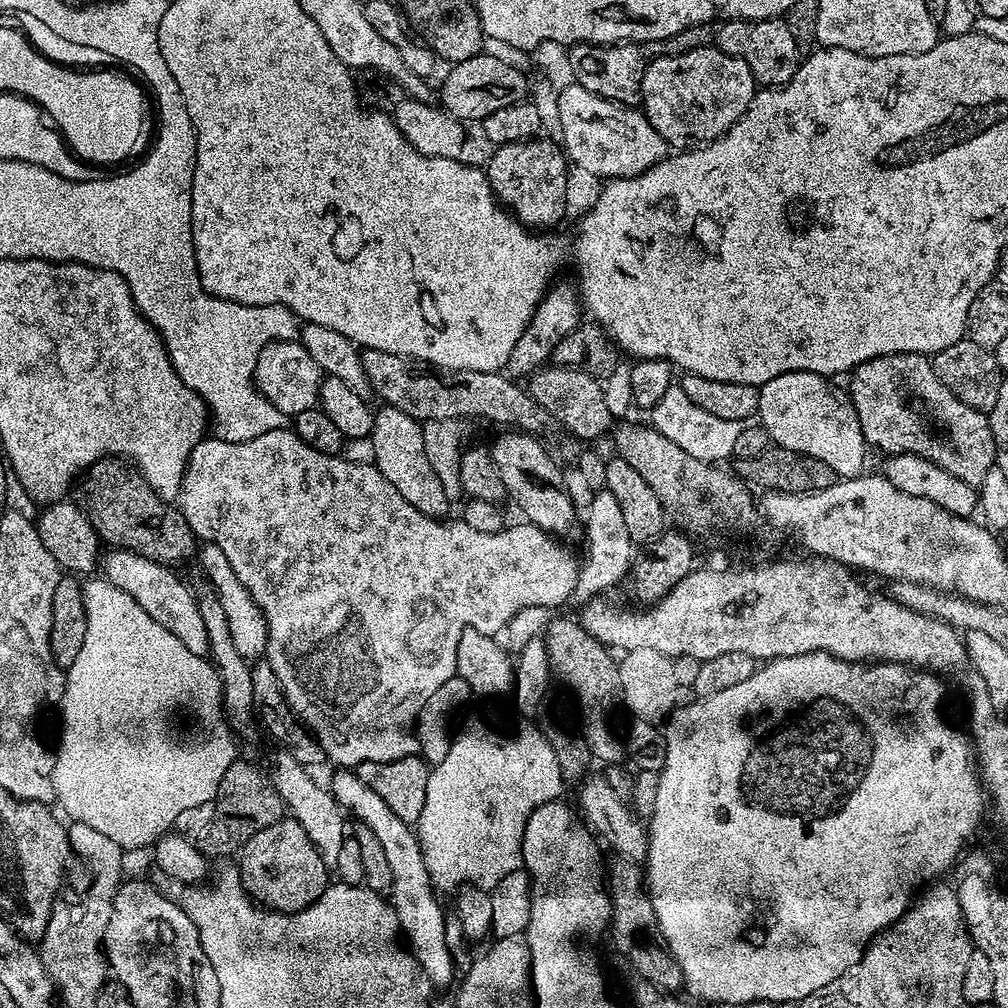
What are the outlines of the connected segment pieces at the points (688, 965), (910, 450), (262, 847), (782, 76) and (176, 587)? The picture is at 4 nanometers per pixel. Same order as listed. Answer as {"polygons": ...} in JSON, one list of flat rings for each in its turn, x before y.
{"polygons":[[[811,652,810,654,798,654,787,656,777,660,767,661,763,666,757,667,756,672,746,678,738,686,730,686,730,690,718,690,718,694,696,698,693,704,677,707,671,713,672,725,667,725,666,735,668,738,668,754,666,766,659,773,658,782,655,785,657,800,650,819,650,843,648,846,647,859,652,860,652,888,650,884,650,899,654,920,660,923,660,932,664,935,663,943,667,951,674,957,676,965,679,966,683,983,688,983,688,988,696,996,704,1000,713,1000,716,1004,749,1004,755,1006,760,1000,767,1000,777,1006,783,1006,793,1000,799,1002,805,1000,810,994,830,986,834,978,846,974,850,969,857,967,863,961,868,945,897,920,904,917,910,905,913,903,915,888,923,889,929,882,935,881,943,872,951,873,954,865,959,861,965,851,968,839,980,828,980,819,986,812,986,789,978,775,978,760,974,755,974,744,969,733,963,727,955,728,952,724,944,721,944,712,940,707,944,704,944,684,939,680,939,675,928,670,917,670,908,667,907,664,890,664,887,662,849,662,840,660,825,652]],[[925,353,879,356,859,364,852,378,850,395,868,446,881,448,892,458,921,456,973,486,986,479,996,462,996,443,987,415,954,398,934,374]],[[285,818,258,830,238,853,240,880,257,905,273,912,300,912,309,908,327,888,329,869,318,854,310,834,293,818]],[[780,18,770,20,724,20,716,28,715,47,739,60,745,60,756,75,757,85,779,86,790,82,802,63,802,54,794,46,790,26]],[[123,550,109,551,109,556,105,555,102,560,103,575,113,584,118,586,118,590,126,590,158,626,166,626,186,650,191,650,193,654,207,657,210,652,208,635,206,634,206,622,202,622,202,614,198,614,198,602,196,592,188,589,178,577,173,569,167,564,159,564,142,554,125,552]]]}

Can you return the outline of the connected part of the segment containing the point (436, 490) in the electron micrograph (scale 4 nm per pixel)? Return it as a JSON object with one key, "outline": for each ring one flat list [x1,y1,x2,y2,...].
{"outline":[[383,405,375,411,372,419,372,441,374,442,374,465,383,477,412,506,428,517,443,519,447,517,452,501,446,494,445,486,430,464,426,452,425,434,421,421,398,410,397,407]]}

